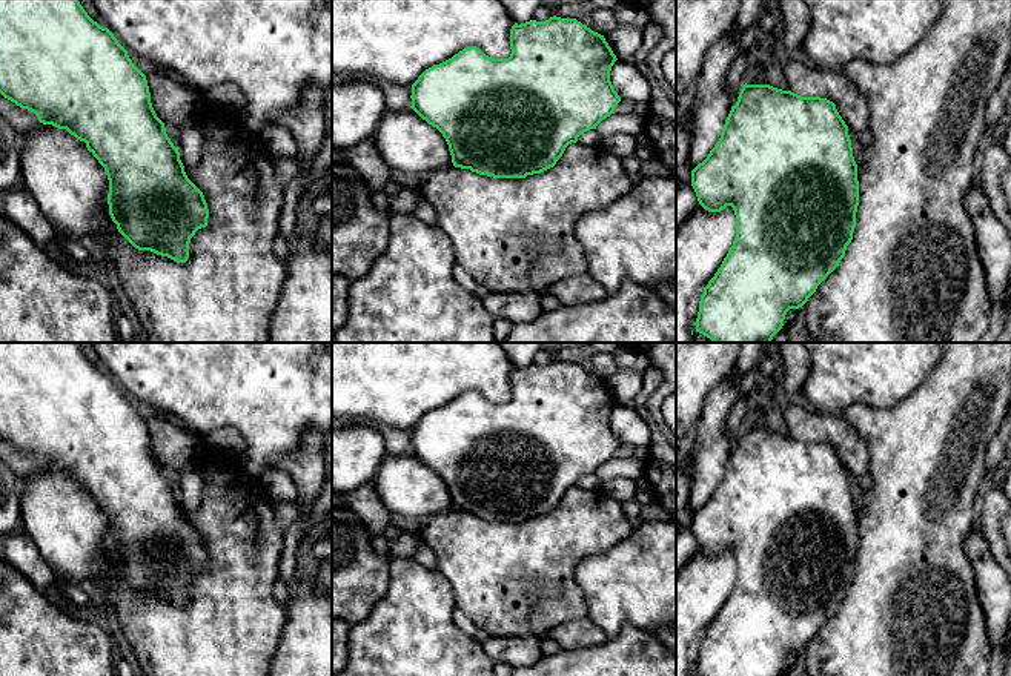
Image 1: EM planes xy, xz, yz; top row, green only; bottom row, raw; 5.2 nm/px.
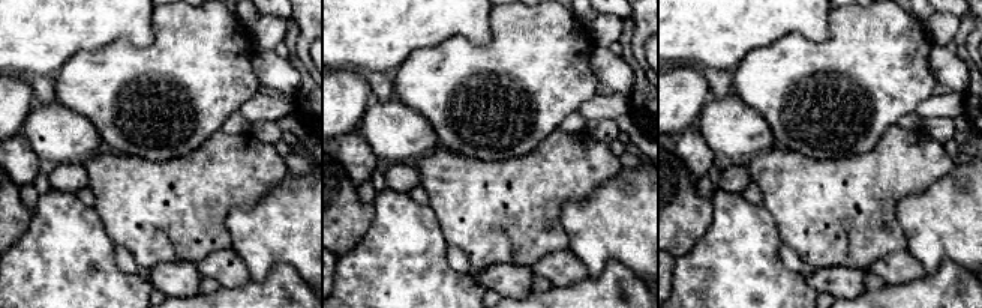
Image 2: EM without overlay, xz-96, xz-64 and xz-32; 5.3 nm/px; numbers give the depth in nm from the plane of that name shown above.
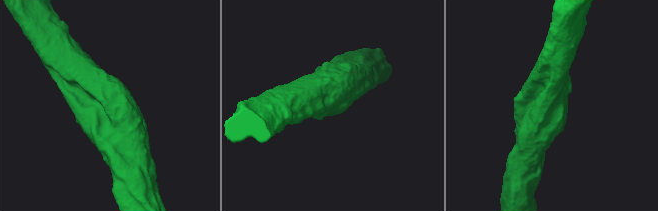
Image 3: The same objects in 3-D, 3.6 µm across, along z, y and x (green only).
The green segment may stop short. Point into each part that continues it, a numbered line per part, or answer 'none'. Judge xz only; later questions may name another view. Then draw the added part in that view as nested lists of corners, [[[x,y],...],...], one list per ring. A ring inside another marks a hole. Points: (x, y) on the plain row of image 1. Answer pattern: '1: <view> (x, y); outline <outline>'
none

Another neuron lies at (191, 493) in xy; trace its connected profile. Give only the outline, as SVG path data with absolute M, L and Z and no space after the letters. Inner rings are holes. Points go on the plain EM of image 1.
M189 469L180 475L180 504L186 512L200 509L204 496L204 476L201 469Z

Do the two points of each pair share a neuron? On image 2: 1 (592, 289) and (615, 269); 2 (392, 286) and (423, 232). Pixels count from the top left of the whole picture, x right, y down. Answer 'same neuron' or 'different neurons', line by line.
1: same neuron
2: same neuron

